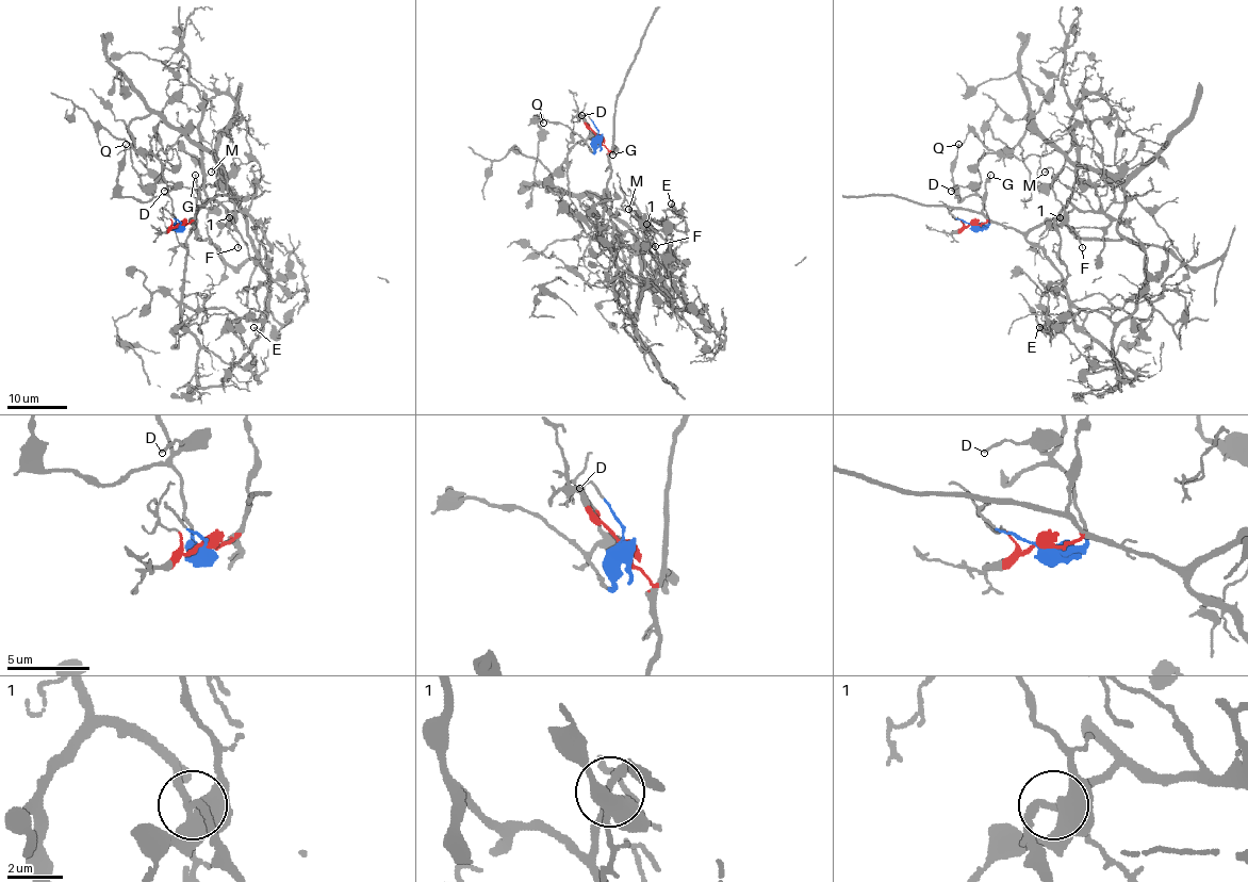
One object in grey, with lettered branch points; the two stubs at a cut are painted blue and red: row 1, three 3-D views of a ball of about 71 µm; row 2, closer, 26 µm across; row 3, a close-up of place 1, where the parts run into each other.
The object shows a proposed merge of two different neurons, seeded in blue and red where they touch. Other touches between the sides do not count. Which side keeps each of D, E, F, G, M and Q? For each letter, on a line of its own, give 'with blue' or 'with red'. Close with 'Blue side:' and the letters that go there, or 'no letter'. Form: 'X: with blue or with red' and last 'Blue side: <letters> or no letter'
D: with blue
E: with red
F: with red
G: with red
M: with red
Q: with blue
Blue side: D, Q

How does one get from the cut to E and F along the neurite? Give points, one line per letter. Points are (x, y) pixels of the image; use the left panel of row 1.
E: (181, 225), (190, 222), (190, 232), (208, 200), (233, 221), (268, 282), (258, 290), (262, 326), (253, 327)
F: (181, 225), (190, 222), (190, 232), (193, 217), (208, 200), (215, 200), (223, 208), (229, 233), (239, 247)

